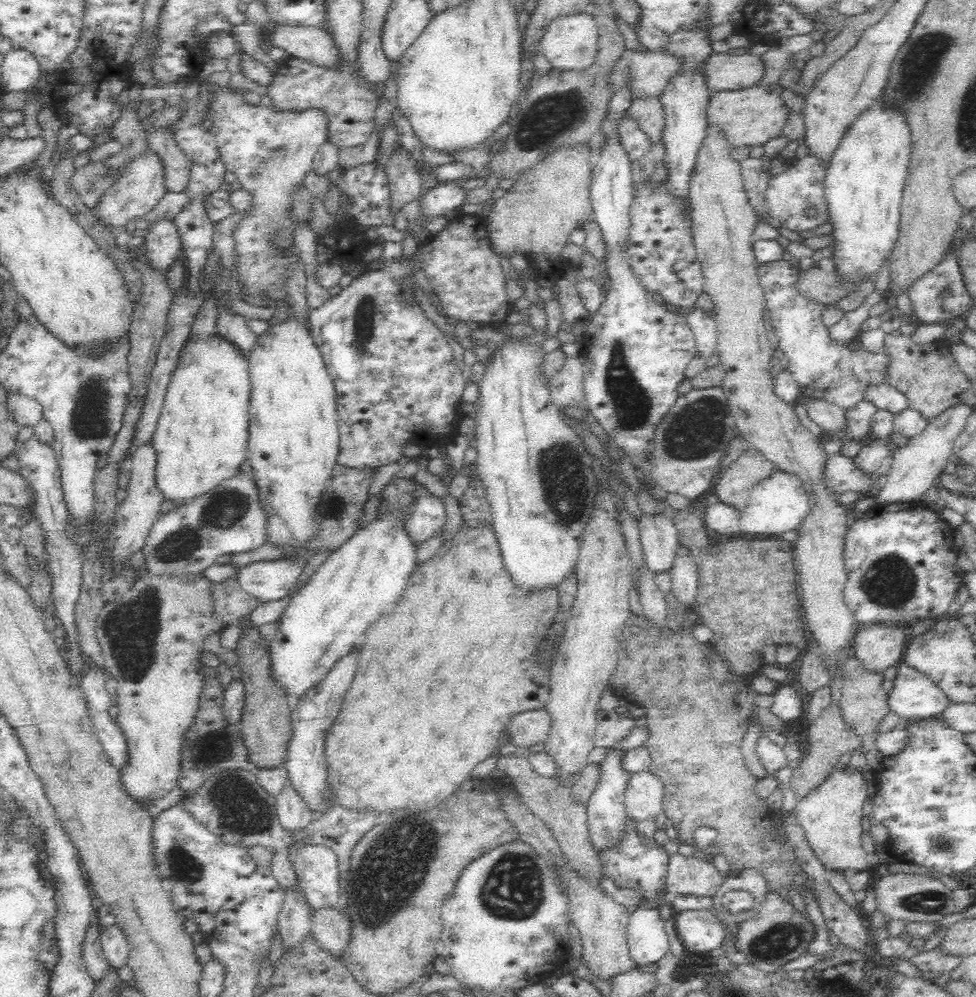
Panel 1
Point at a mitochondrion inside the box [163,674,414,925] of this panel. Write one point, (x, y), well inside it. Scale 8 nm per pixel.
(237, 814)

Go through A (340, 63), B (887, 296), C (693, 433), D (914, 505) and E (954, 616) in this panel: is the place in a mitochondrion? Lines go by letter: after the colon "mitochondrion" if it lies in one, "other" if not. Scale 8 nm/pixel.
A: other
B: other
C: mitochondrion
D: other
E: other

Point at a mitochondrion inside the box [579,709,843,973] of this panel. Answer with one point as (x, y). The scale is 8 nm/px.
(775, 944)

